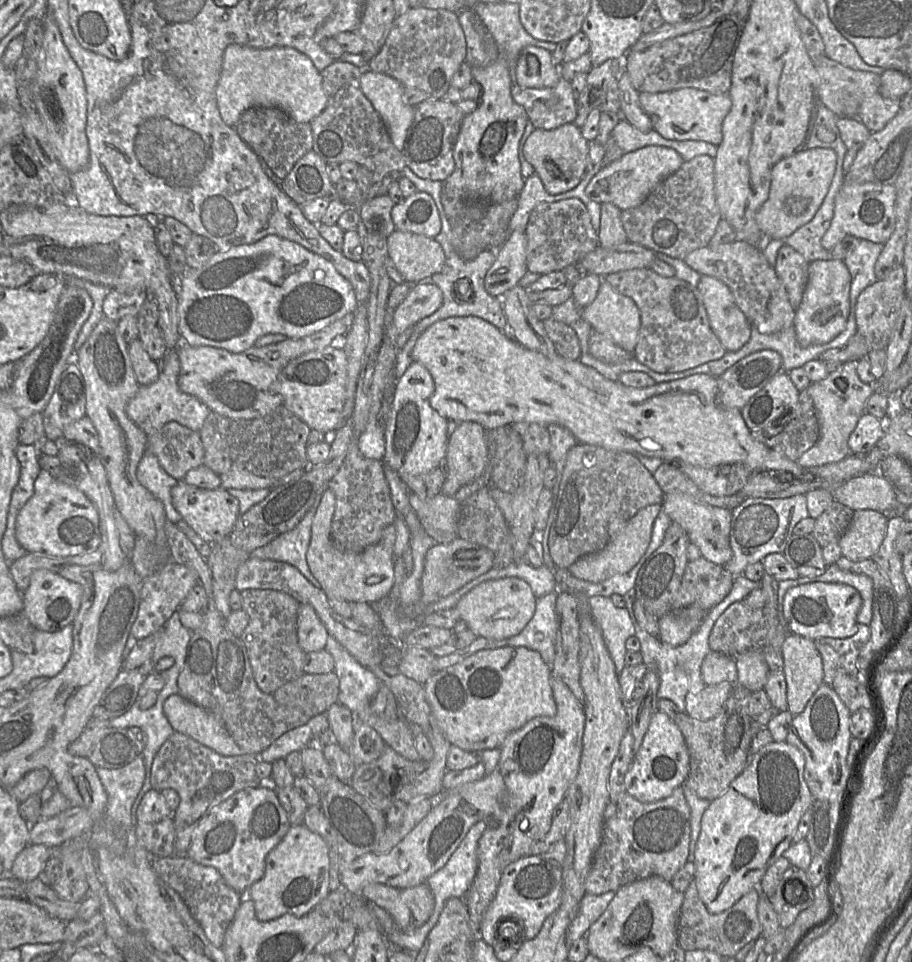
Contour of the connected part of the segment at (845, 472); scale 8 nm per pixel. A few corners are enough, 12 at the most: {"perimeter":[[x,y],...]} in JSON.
{"perimeter":[[476,316],[436,321],[413,361],[432,408],[485,430],[789,472],[833,490],[864,455],[803,468],[716,405],[718,378],[628,387]]}

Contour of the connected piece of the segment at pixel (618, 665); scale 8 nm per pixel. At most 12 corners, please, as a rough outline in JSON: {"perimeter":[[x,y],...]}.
{"perimeter":[[610,597],[588,598],[619,674],[626,666],[625,643],[635,635],[626,607]]}

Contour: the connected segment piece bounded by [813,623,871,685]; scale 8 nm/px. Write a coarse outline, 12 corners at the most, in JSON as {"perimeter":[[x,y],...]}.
{"perimeter":[[858,623],[848,638],[817,638],[823,682],[838,669],[857,677],[857,659],[870,639],[869,625]]}

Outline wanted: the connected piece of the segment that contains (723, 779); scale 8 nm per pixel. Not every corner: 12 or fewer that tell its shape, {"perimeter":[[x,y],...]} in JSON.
{"perimeter":[[735,683],[714,718],[674,718],[685,785],[711,802],[743,771],[752,693]]}

